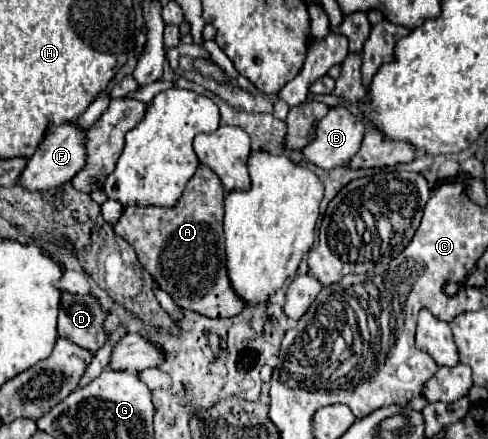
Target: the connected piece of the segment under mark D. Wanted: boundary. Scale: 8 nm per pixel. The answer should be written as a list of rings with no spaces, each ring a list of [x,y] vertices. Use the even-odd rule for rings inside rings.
[[[63,292],[59,304],[57,332],[73,344],[87,348],[89,352],[97,352],[107,342],[107,334],[103,330],[105,316],[107,312],[91,294],[75,296]]]

